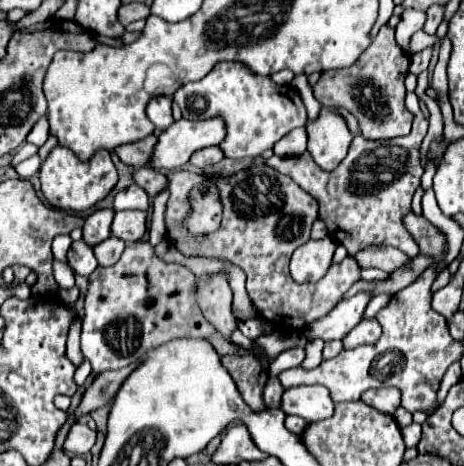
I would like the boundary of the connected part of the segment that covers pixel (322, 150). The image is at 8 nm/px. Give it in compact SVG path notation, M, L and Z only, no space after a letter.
M322 107L314 121L304 125L308 133L308 153L324 171L332 171L346 157L352 133L340 113L332 107Z

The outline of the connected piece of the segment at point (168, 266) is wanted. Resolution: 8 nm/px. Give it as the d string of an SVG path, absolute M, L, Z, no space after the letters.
M138 241L134 247L126 247L122 259L112 267L96 267L88 279L86 291L86 313L82 319L82 355L90 361L94 375L110 369L122 369L148 355L148 351L164 345L176 337L212 337L216 331L206 323L196 303L198 281L196 275L178 263L160 263L154 247L148 241Z

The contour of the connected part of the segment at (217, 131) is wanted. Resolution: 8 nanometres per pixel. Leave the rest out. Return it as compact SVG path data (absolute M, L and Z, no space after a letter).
M180 119L162 135L152 151L152 169L176 169L190 161L192 153L210 145L218 145L226 135L222 119L186 121Z

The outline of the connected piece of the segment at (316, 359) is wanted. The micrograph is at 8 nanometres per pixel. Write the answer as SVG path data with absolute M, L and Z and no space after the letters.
M308 339L306 343L306 359L302 361L302 369L314 369L322 363L322 349L324 349L324 341L316 341L316 339Z

